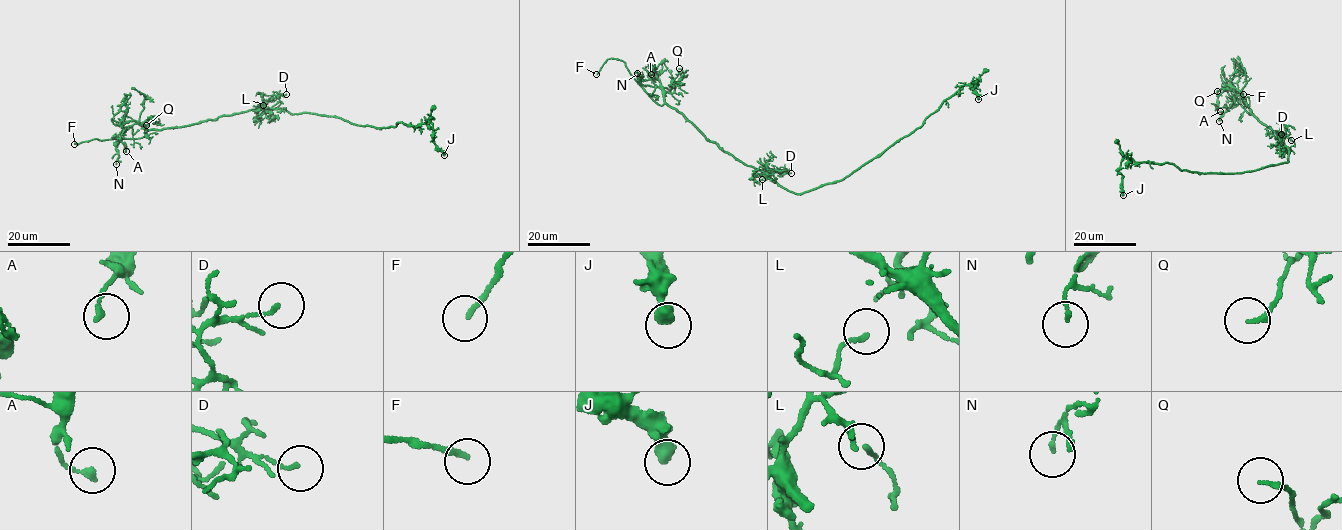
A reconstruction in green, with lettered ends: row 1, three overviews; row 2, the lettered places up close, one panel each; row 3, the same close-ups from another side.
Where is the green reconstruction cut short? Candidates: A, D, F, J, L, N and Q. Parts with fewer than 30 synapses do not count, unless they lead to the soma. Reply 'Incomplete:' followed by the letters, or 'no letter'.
Incomplete: F

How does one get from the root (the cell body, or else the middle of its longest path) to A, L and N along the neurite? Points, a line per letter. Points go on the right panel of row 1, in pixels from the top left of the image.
A: (1288, 161), (1288, 148), (1283, 137), (1253, 115), (1238, 91), (1228, 85), (1217, 97), (1217, 109), (1220, 111)
L: (1288, 161), (1288, 148), (1283, 145), (1285, 149), (1293, 146), (1291, 140)
N: (1288, 161), (1288, 148), (1283, 137), (1260, 121), (1250, 109), (1250, 114), (1239, 104), (1234, 105), (1219, 121)

